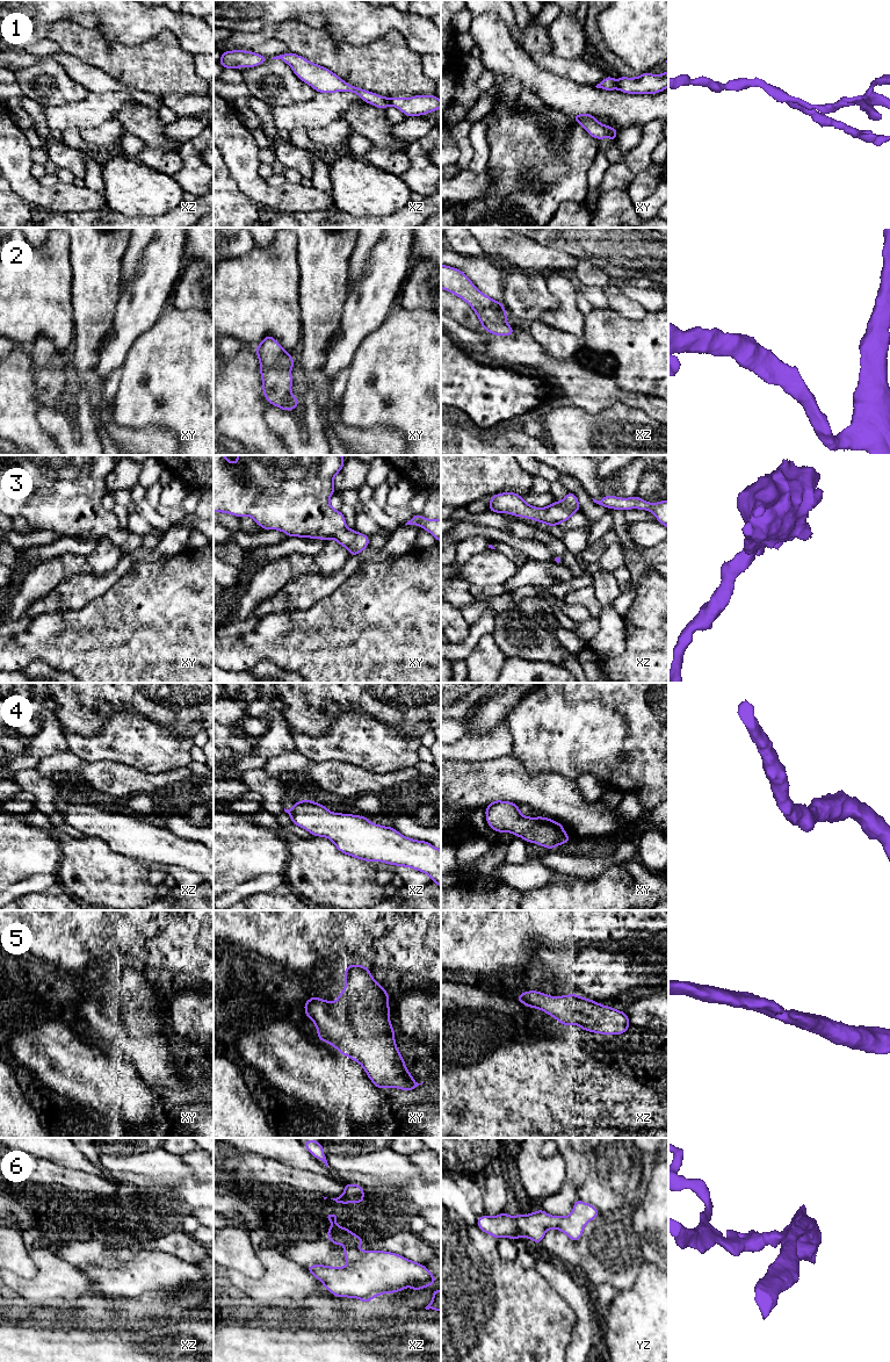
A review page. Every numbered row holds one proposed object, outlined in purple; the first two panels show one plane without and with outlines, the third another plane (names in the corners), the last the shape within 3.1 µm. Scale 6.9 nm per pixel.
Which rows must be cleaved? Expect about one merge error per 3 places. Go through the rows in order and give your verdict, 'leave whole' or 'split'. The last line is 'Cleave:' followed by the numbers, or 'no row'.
1: split
2: leave whole
3: leave whole
4: leave whole
5: leave whole
6: leave whole
Cleave: 1

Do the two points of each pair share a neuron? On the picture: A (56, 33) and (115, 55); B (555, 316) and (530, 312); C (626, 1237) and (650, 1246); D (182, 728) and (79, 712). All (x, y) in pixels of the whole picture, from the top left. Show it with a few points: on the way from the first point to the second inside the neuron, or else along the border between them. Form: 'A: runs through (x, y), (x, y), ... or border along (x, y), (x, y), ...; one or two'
A: runs through (71, 37), (100, 52); one
B: border along (548, 287), (557, 305), (545, 310), (536, 319); two
C: border along (631, 1217), (631, 1224), (637, 1234), (645, 1261); two
D: runs through (157, 704), (150, 700), (105, 700); one

